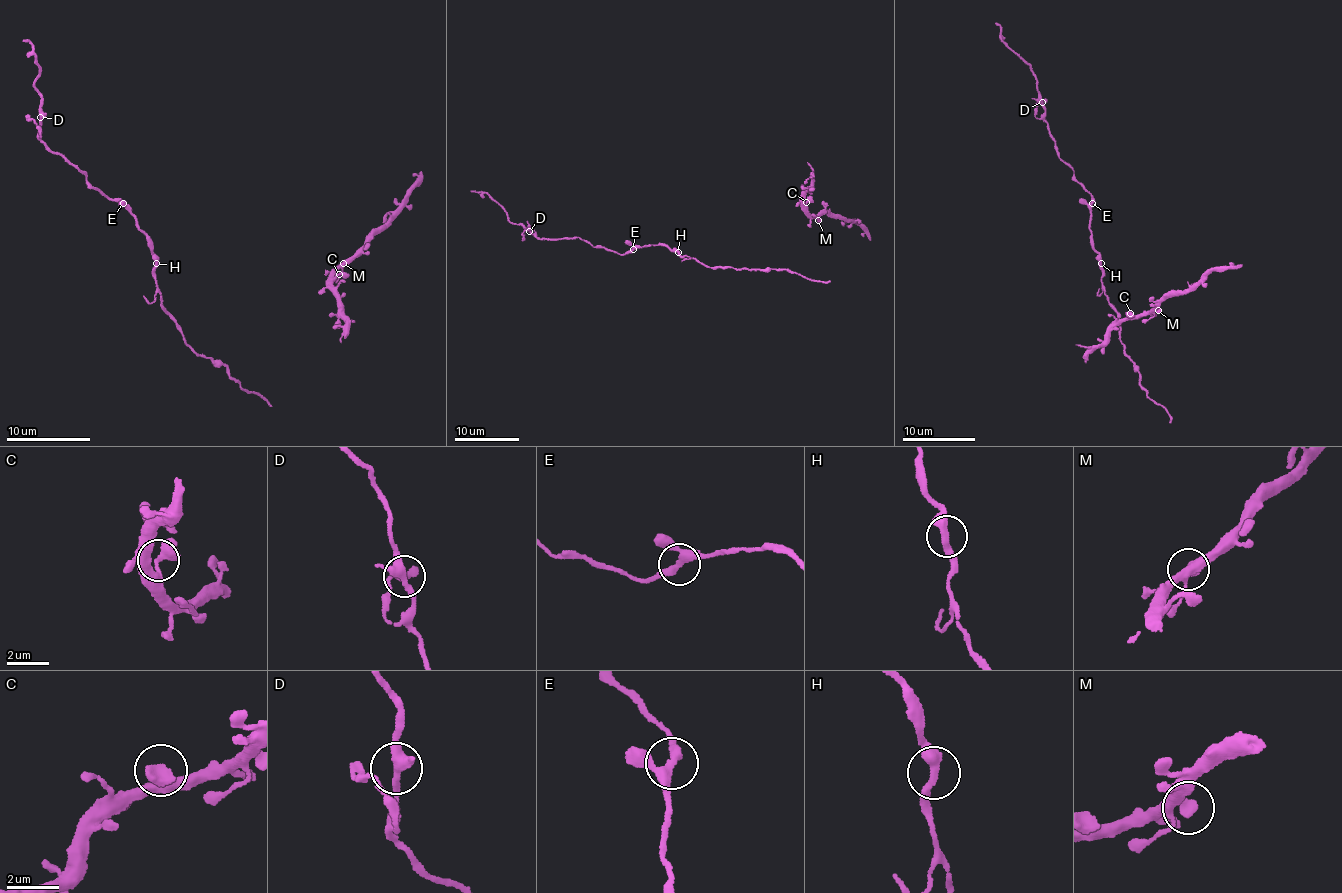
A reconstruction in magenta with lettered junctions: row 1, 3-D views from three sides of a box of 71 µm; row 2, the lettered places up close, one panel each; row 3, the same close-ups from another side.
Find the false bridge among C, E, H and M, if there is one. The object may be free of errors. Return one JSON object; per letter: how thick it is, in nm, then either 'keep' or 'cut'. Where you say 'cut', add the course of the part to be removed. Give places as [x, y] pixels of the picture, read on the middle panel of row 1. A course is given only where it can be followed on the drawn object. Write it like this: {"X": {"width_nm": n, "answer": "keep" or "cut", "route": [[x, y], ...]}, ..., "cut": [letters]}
{"C": {"width_nm": 320, "answer": "keep"}, "E": {"width_nm": 320, "answer": "keep"}, "H": {"width_nm": 340, "answer": "keep"}, "M": {"width_nm": 280, "answer": "keep"}, "cut": []}

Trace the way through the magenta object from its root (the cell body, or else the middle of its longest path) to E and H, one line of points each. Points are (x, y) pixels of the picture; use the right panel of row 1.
E: (1116, 313), (1114, 305), (1105, 294), (1100, 254), (1092, 246), (1089, 226), (1092, 202)
H: (1116, 313), (1114, 305), (1105, 294), (1101, 263)

